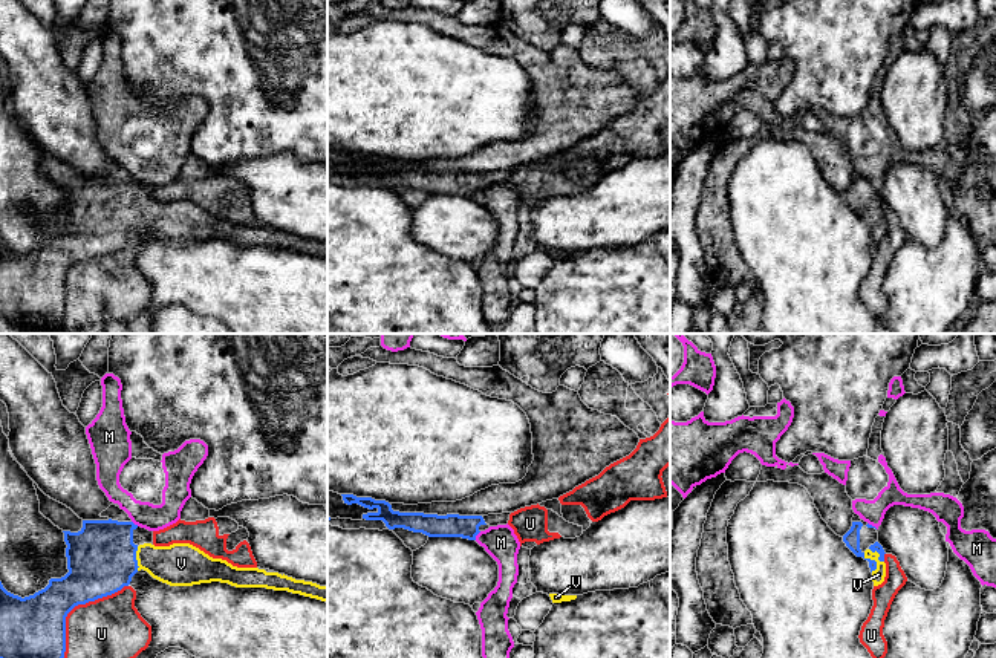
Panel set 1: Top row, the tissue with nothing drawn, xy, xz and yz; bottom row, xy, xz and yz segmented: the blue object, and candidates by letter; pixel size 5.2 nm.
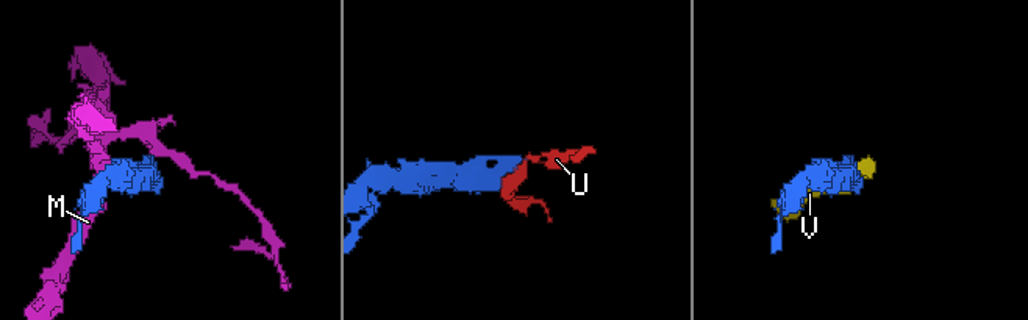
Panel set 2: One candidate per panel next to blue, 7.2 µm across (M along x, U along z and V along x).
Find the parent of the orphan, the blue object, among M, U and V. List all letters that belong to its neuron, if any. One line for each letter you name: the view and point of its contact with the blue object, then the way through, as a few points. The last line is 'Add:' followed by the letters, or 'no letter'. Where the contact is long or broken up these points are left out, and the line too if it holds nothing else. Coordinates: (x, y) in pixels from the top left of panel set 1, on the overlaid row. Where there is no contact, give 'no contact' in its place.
V: meets blue in yz at (878, 559)
Add: V

